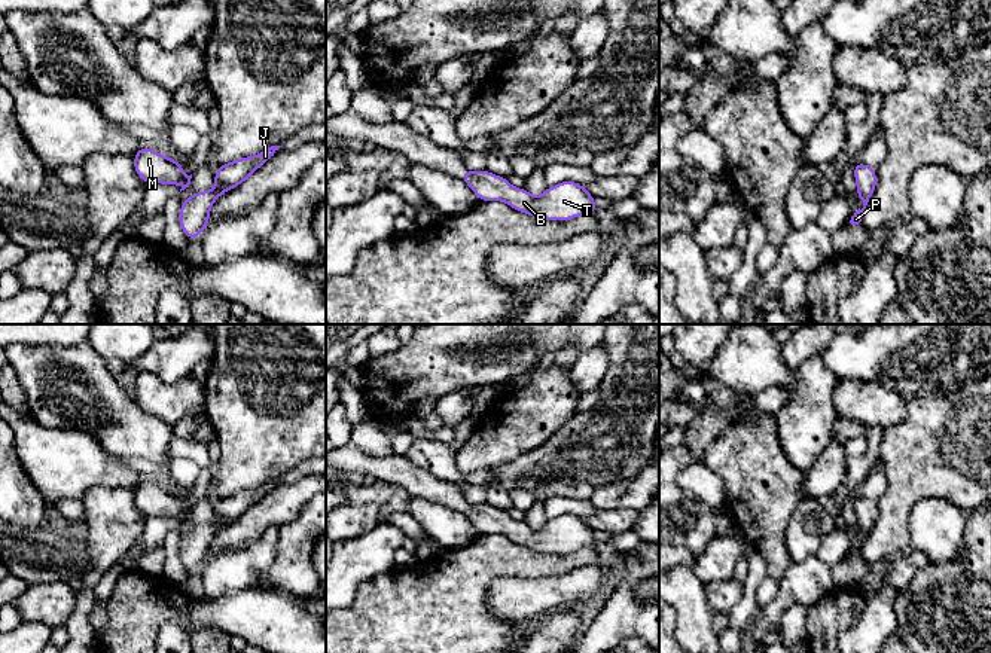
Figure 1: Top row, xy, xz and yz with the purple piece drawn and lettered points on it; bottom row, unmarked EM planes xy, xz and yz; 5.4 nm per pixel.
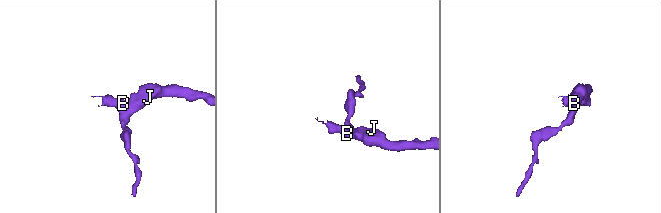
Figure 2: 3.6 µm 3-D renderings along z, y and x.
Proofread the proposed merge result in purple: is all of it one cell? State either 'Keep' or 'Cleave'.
Keep

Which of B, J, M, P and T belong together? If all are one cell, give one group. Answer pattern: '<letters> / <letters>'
B J M P T

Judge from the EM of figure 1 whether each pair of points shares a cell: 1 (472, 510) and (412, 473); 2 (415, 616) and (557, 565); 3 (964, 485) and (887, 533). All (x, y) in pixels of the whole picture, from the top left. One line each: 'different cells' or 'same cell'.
1: same cell
2: same cell
3: same cell

